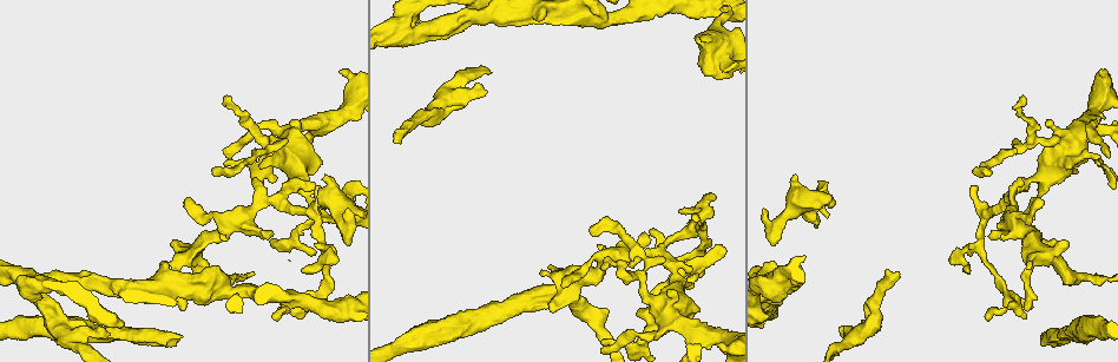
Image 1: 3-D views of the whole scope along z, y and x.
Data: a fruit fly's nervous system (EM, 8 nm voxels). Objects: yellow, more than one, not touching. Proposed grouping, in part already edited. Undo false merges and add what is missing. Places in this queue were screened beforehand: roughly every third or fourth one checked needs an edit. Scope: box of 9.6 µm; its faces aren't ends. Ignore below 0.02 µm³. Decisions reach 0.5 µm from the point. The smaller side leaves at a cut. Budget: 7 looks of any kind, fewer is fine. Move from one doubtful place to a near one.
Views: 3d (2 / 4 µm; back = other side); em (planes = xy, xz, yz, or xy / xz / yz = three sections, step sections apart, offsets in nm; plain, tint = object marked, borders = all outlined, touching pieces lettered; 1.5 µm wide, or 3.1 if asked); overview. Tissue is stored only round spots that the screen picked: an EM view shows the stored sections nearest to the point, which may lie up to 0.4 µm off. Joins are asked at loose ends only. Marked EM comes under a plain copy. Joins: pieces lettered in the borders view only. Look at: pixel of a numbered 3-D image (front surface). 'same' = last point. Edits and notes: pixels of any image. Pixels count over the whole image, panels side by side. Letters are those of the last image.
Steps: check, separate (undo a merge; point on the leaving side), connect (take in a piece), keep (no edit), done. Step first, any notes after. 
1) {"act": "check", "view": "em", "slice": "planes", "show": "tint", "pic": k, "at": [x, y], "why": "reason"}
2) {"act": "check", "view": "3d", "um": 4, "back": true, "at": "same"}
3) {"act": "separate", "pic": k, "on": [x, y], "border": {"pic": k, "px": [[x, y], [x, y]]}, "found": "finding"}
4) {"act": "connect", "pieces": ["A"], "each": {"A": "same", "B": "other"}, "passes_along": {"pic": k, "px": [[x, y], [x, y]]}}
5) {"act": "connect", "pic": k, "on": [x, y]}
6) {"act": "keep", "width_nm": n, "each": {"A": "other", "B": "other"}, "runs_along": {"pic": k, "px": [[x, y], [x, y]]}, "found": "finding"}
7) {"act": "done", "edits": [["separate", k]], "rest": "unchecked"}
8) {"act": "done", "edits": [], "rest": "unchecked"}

{"act": "check", "view": "3d", "um": 4, "pic": 1, "at": [1016, 139], "why": "branch stops here"}

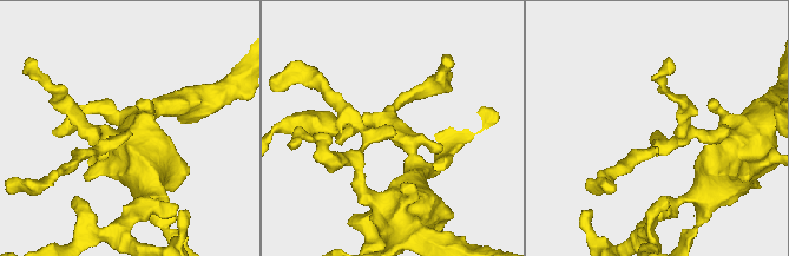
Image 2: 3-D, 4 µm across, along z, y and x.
{"act": "check", "view": "em", "slice": "xy", "step": 8, "show": "borders", "pic": 2, "at": [654, 133], "arm_widths_nm": [180, 200]}

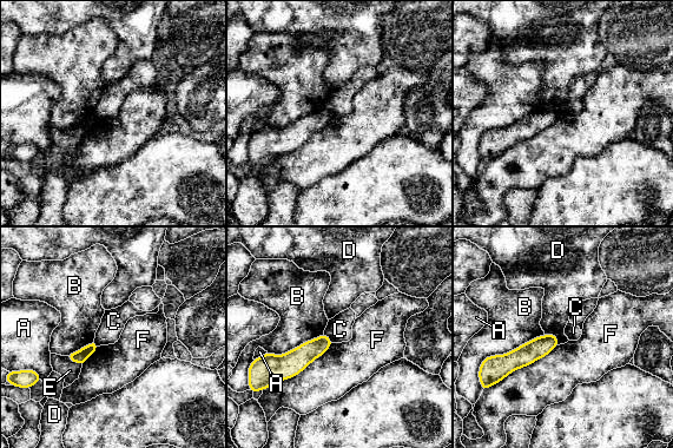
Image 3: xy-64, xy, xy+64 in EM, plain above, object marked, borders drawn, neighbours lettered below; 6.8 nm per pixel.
{"act": "keep", "each": {"A": "other", "B": "other", "C": "other", "D": "other", "E": "other", "F": "other"}, "border": {"pic": 3, "px": [[543, 334], [487, 356], [481, 389]]}, "found": "none of them fits"}

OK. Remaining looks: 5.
{"act": "check", "view": "em", "slice": "xz", "step": 4, "show": "tint", "pic": 1, "at": [554, 294], "why": "branch stops here"}

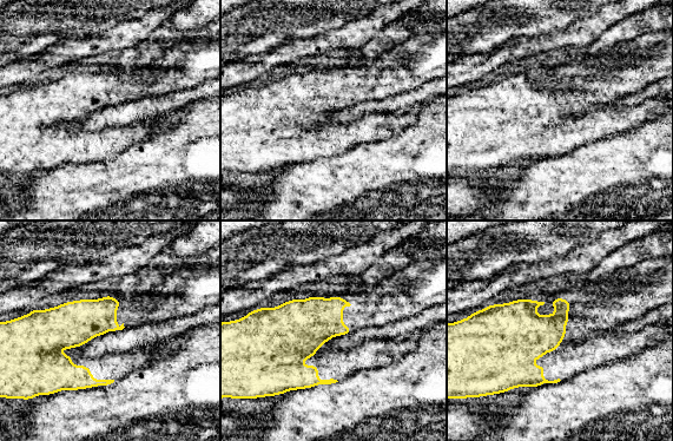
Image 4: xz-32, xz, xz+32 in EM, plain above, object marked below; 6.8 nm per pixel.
{"act": "check", "view": "em", "slice": "planes", "show": "borders", "at": "same"}

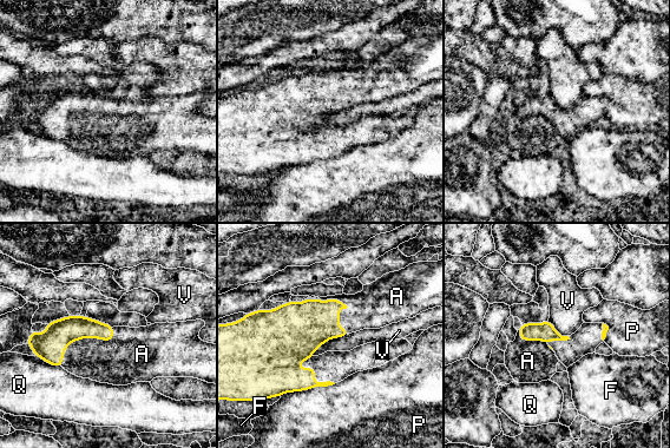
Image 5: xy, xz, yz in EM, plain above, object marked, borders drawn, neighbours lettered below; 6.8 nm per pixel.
{"act": "connect", "pieces": ["A"], "each": {"A": "same", "F": "other", "P": "other", "Q": "other", "V": "other"}, "passes_along": {"pic": 5, "px": [[313, 322], [341, 302], [378, 304]]}, "found": "the neuron continues"}

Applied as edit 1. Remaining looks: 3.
{"act": "check", "view": "overview"}

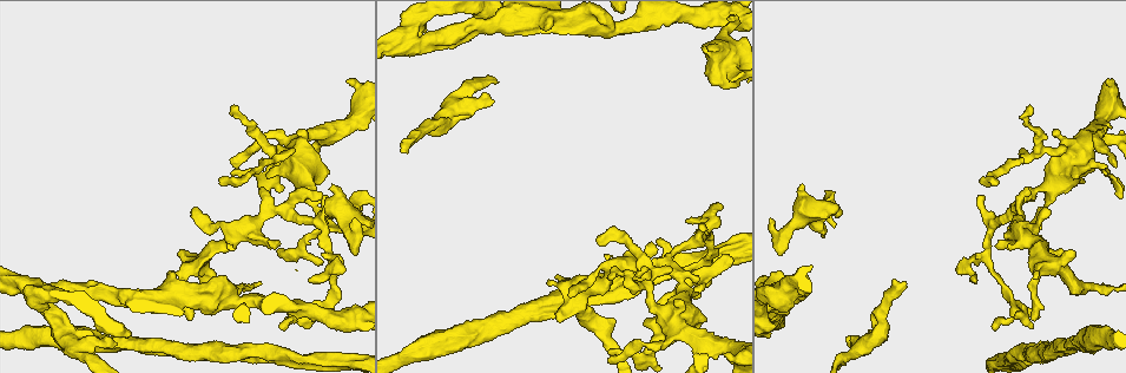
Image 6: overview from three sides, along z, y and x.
{"act": "check", "view": "3d", "um": 2, "pic": 6, "at": [731, 18], "why": "an open end"}

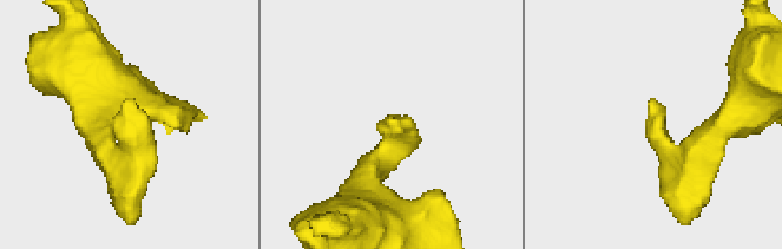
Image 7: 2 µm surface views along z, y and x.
{"act": "check", "view": "em", "slice": "planes", "show": "borders", "pic": 7, "at": [396, 121]}

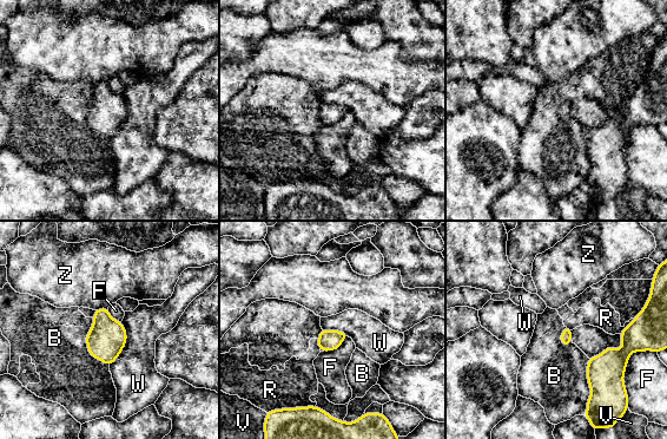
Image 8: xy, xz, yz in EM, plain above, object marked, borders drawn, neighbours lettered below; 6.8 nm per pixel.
{"act": "keep", "each": {"B": "other", "F": "other", "R": "other", "V": "other", "W": "other", "Z": "other"}, "border": {"pic": 8, "px": [[121, 322], [126, 344], [110, 366]]}, "found": "no lettered piece goes on from it"}

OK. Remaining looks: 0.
{"act": "done", "edits": [["connect", 5]], "rest": "unchecked"}

